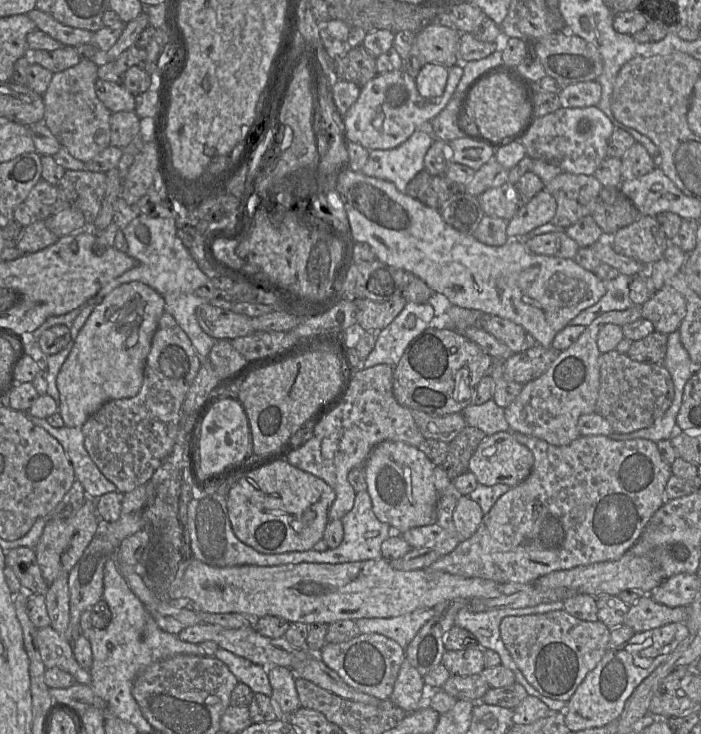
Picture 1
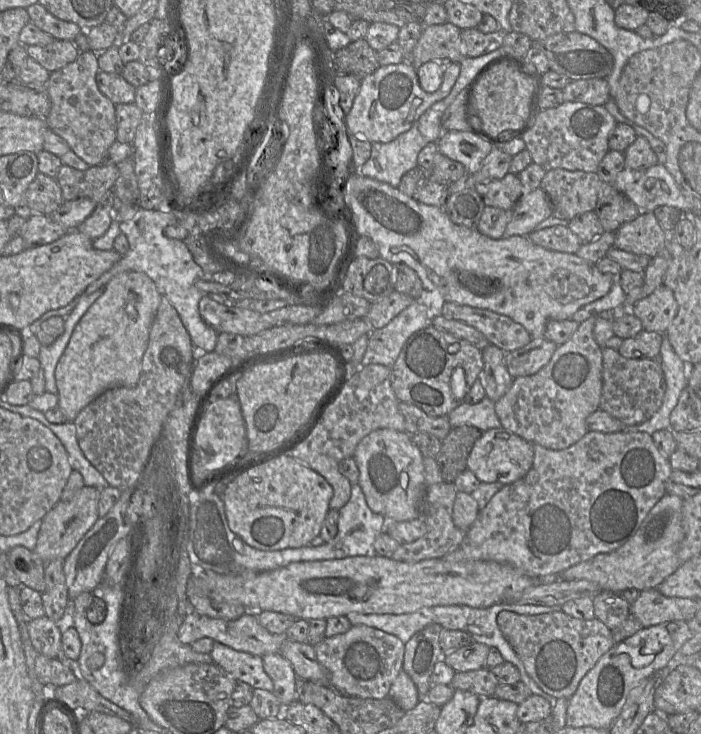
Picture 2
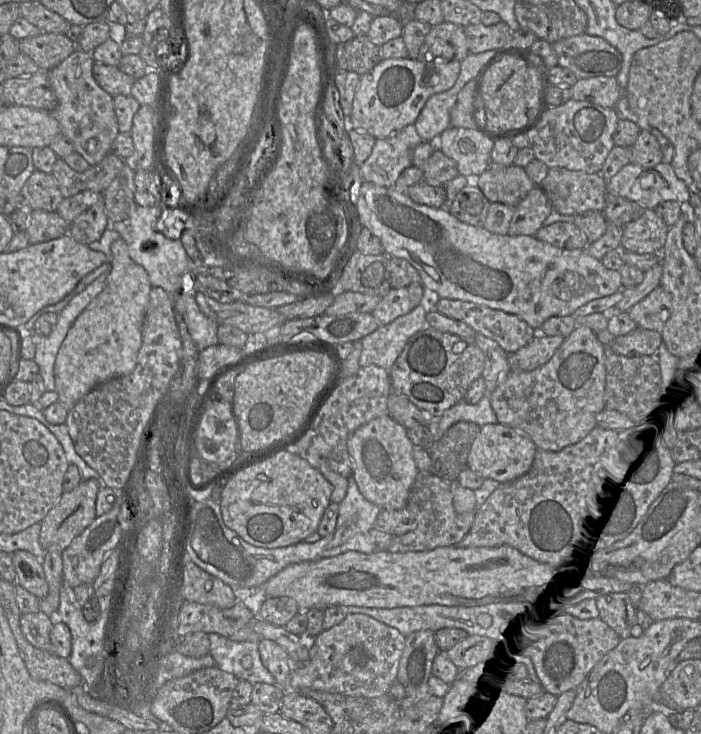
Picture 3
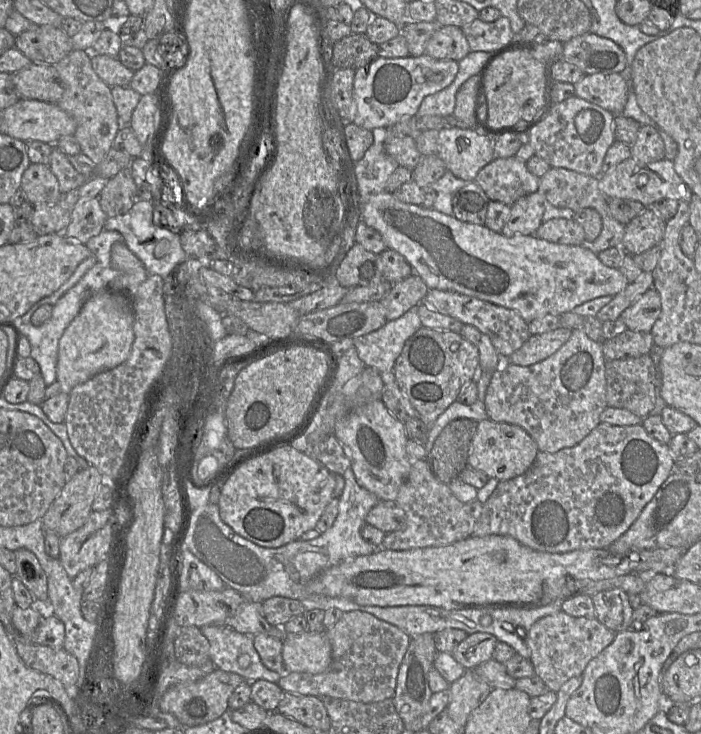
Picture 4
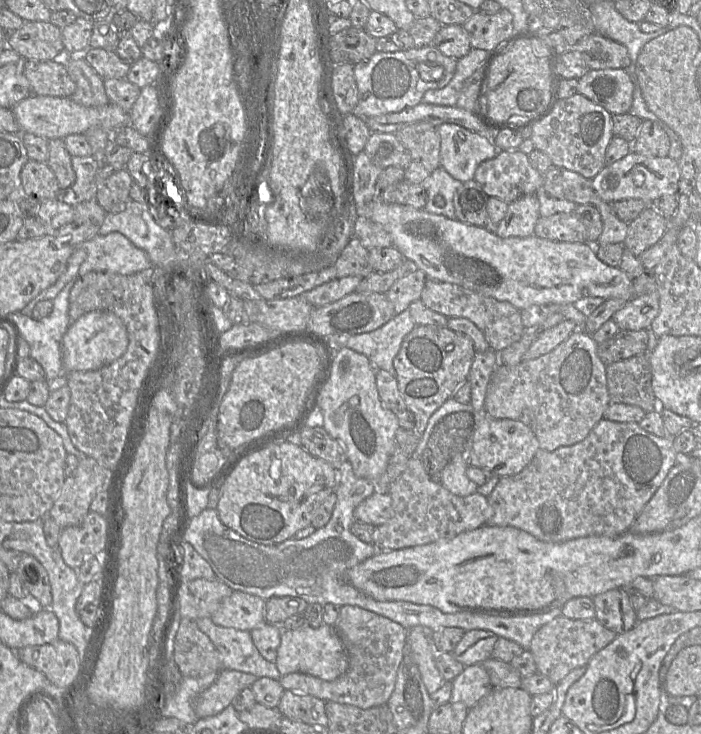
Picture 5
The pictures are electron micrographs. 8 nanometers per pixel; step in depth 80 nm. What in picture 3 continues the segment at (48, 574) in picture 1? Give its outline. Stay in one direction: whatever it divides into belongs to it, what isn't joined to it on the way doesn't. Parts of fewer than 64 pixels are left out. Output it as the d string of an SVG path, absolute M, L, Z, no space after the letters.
M100 479L82 480L72 491L63 493L41 521L40 543L44 549L58 545L66 549L97 517L97 494Z

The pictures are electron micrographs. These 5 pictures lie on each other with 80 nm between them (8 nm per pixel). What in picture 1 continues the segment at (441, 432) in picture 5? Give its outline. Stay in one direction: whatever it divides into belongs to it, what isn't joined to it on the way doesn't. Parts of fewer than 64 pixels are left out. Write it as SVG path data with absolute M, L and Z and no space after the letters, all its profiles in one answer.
M466 426L449 442L448 452L441 467L451 481L469 471L469 460L485 436L479 428Z

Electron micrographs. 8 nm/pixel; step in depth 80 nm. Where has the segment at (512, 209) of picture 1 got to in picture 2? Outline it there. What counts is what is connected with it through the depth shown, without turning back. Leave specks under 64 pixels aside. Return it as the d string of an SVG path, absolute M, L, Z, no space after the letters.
M508 172L501 179L475 185L475 190L482 198L485 206L512 210L525 193L518 175Z

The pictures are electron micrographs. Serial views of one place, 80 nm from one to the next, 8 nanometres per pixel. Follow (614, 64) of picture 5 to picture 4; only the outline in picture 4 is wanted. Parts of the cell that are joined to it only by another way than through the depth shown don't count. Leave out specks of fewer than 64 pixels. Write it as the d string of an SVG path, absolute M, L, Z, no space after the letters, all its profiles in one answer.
M591 32L563 43L561 58L575 65L585 75L621 73L626 67L626 56L621 47Z

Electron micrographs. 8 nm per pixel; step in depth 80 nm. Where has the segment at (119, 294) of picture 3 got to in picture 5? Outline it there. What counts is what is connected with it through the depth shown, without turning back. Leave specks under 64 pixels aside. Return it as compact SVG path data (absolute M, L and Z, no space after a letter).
M93 310L72 322L62 338L62 364L65 372L98 370L120 358L129 343L120 317L110 311Z

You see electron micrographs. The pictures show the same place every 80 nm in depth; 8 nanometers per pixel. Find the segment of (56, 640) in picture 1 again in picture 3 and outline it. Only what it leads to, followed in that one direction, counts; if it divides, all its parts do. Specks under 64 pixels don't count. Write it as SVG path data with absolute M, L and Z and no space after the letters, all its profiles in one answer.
M42 611L22 614L20 626L25 638L39 649L54 654L54 649L50 641L50 632L55 619L49 617Z

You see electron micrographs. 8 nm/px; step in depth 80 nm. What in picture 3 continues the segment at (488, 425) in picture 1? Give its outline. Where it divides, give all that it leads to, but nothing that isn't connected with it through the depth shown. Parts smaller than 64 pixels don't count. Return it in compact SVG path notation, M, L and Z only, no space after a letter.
M486 393L478 403L468 404L461 401L446 410L438 419L435 440L439 439L450 426L459 421L473 422L479 426L498 423L491 407L489 394Z

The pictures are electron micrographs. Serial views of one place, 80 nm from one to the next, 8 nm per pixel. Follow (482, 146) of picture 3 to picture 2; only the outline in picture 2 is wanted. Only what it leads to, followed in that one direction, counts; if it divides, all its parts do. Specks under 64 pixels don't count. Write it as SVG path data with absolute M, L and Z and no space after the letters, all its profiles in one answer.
M444 131L436 142L439 153L461 163L466 174L475 174L491 152L493 145L471 131Z

